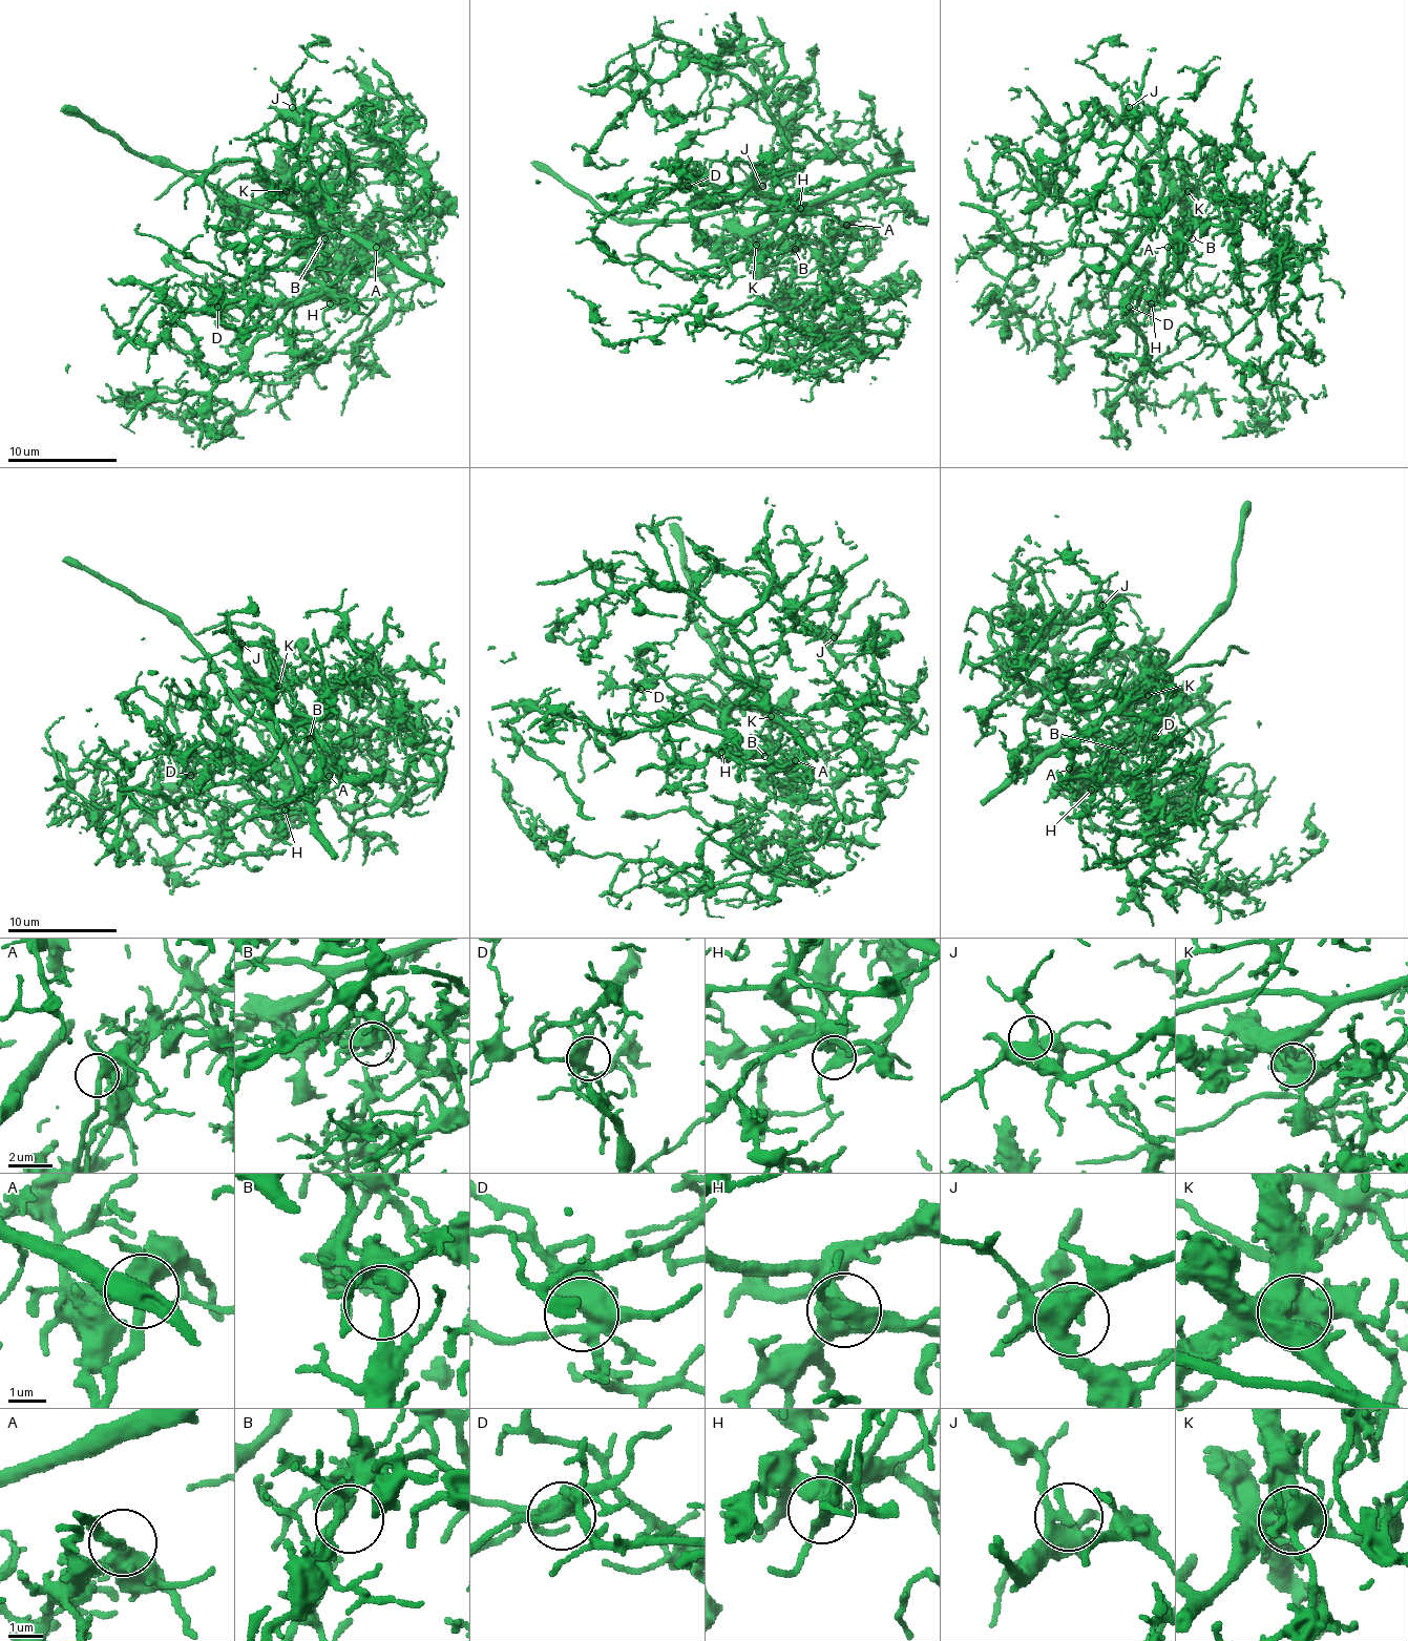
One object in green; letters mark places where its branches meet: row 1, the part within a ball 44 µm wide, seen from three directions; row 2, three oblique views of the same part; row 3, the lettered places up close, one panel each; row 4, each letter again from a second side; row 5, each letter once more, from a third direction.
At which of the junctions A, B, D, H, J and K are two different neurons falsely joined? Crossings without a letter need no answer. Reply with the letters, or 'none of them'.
K

